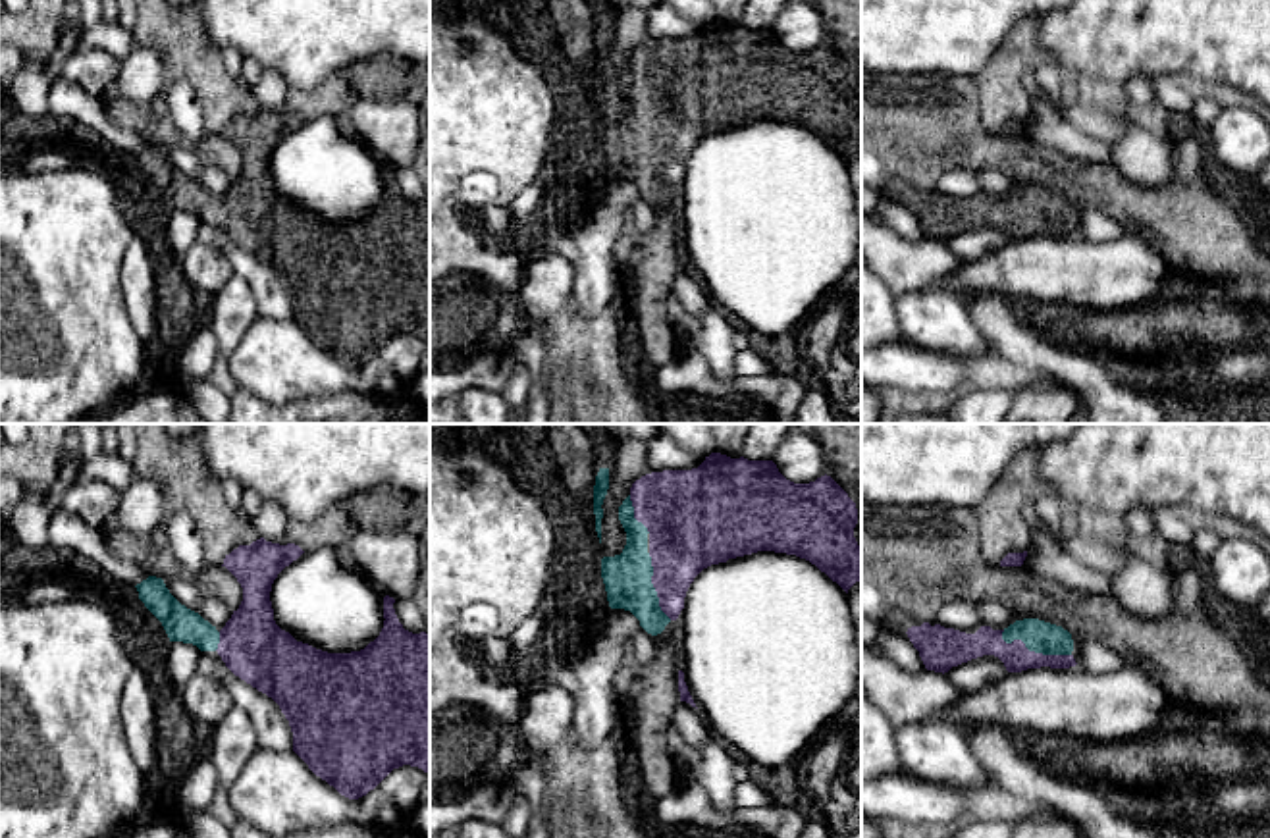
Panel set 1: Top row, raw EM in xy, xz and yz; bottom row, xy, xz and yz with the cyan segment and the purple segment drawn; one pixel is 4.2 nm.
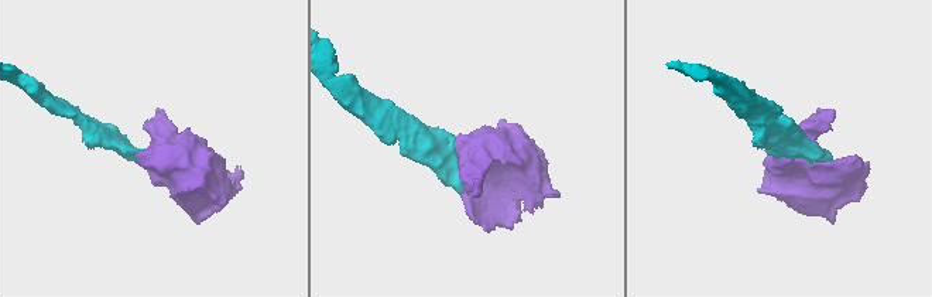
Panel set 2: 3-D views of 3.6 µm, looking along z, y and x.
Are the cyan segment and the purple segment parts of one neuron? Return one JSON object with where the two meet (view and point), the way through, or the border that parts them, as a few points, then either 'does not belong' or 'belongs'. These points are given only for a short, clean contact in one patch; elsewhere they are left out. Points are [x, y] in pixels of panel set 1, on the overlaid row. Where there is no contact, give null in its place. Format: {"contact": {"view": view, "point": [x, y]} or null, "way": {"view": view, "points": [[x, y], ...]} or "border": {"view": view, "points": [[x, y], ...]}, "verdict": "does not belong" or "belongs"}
{"contact": {"view": "yz", "point": [1033, 650]}, "verdict": "belongs"}

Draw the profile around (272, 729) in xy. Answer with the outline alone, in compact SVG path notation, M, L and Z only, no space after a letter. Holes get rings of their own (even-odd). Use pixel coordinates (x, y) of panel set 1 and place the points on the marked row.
M206 651L200 657L198 672L216 678L227 688L235 705L249 715L258 740L258 747L276 751L293 749L293 732L279 705L266 694L235 676L225 667L218 651Z

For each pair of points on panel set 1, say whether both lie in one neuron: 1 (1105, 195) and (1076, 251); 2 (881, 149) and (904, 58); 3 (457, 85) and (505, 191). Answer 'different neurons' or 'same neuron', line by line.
1: different neurons
2: different neurons
3: same neuron

